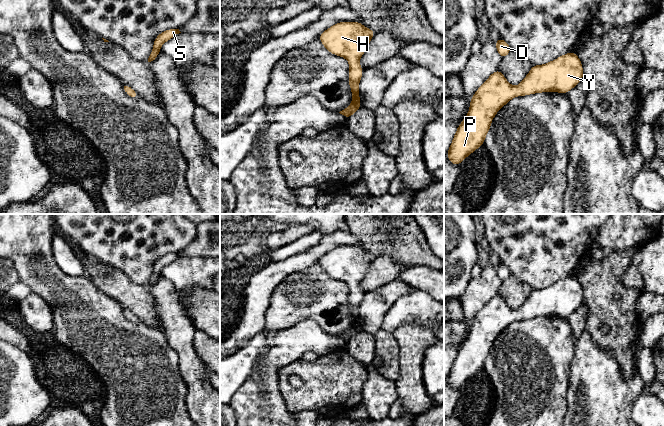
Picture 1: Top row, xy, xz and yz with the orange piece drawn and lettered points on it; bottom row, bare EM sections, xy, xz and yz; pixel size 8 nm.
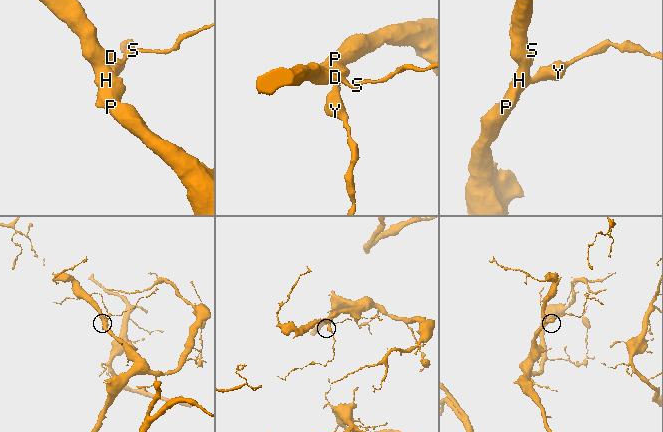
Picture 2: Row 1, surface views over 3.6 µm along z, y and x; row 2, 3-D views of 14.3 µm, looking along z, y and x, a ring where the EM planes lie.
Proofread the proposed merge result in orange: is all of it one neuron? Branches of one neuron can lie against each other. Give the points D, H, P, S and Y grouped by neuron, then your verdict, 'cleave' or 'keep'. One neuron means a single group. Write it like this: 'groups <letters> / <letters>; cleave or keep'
groups D H P S Y; keep

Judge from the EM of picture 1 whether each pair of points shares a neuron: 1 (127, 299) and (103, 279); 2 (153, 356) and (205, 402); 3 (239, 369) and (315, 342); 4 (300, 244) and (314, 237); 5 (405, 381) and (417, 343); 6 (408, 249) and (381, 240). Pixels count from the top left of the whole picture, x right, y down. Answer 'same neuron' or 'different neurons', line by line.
1: same neuron
2: different neurons
3: different neurons
4: same neuron
5: same neuron
6: same neuron

